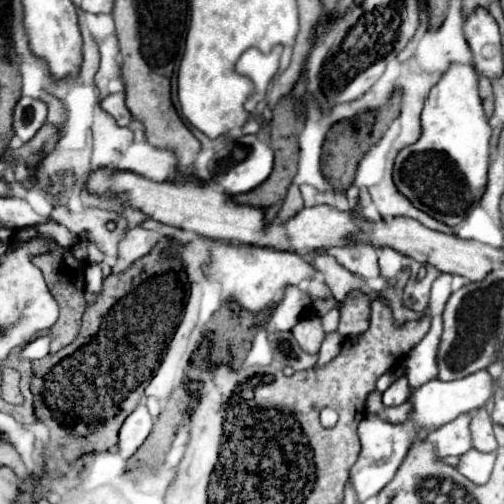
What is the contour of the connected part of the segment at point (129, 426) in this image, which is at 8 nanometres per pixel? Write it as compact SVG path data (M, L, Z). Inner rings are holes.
M137 407L123 423L119 433L119 453L121 457L129 459L149 437L153 429L153 417L145 407Z

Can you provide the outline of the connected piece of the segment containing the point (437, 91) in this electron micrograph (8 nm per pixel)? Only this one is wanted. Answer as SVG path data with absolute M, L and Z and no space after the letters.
M451 63L443 73L441 81L431 89L425 109L421 115L421 137L413 145L407 145L395 157L393 183L397 191L411 201L413 207L427 211L431 217L447 225L457 225L463 221L465 213L479 203L487 189L487 167L489 167L489 139L491 127L487 123L481 99L479 99L479 77L471 65Z

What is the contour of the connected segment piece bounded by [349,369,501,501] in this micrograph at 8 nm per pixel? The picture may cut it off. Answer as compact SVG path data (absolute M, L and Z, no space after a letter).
M487 369L477 371L473 375L467 375L465 379L457 379L457 381L429 381L417 389L409 391L407 401L411 403L413 411L411 415L403 421L403 423L387 423L383 419L379 419L377 415L371 415L359 423L359 439L361 439L361 453L357 463L351 469L351 481L353 487L357 491L359 501L369 499L371 495L379 493L397 473L403 457L407 455L409 447L421 439L421 435L425 433L433 433L435 429L439 429L441 425L453 421L455 417L463 415L463 413L471 413L477 411L481 407L487 405L487 401L501 389L499 381L495 381L491 377L491 373Z

